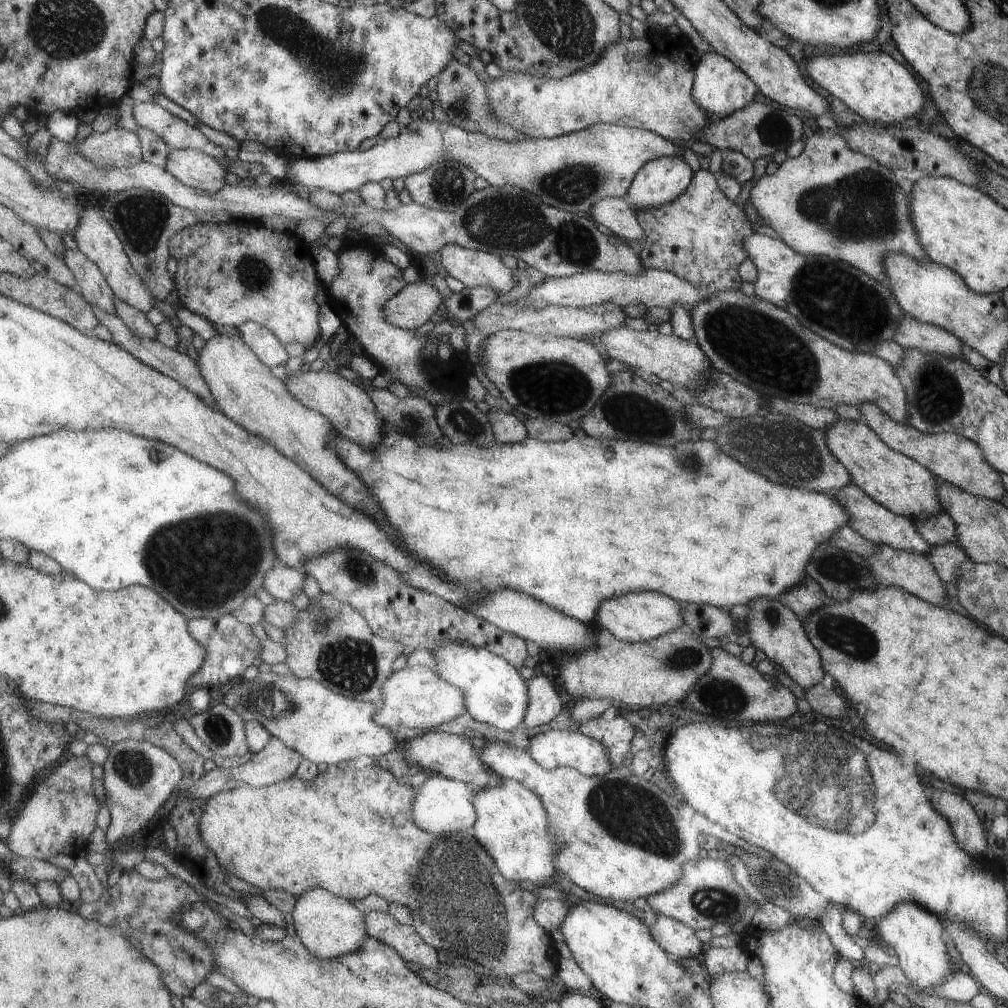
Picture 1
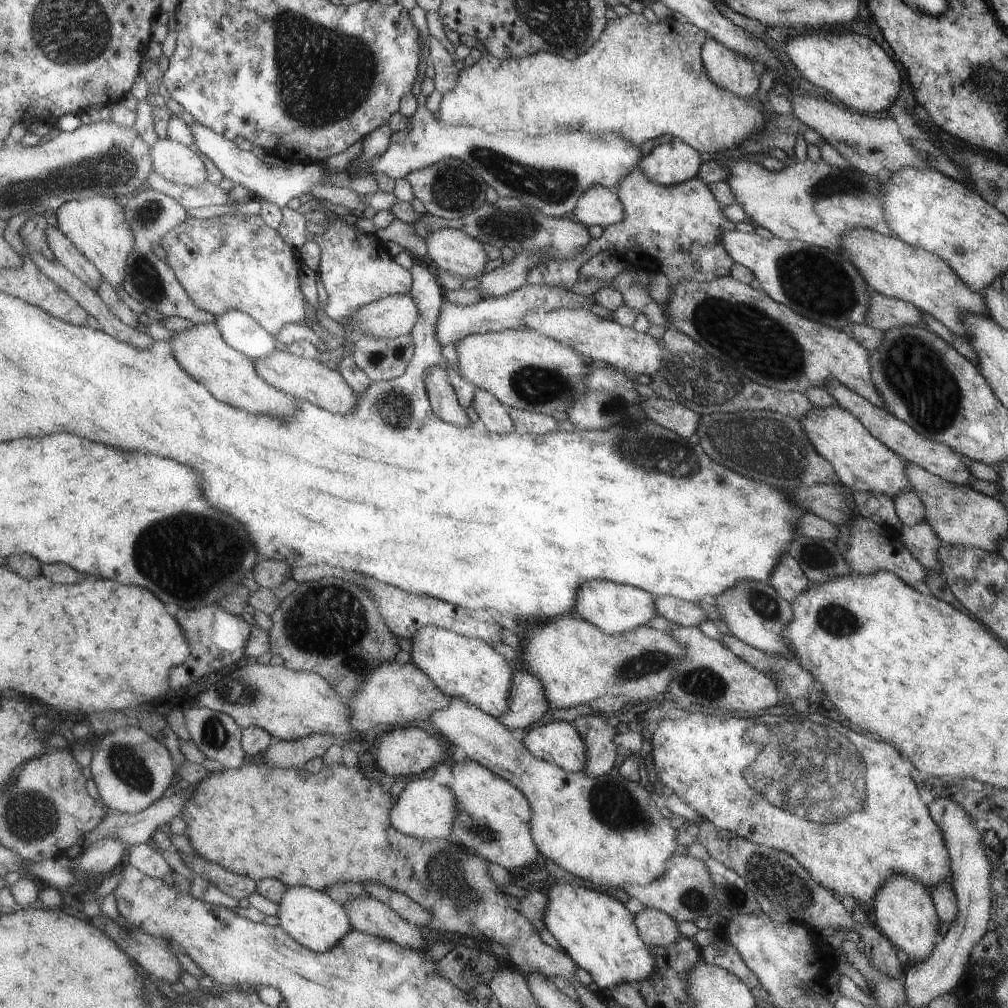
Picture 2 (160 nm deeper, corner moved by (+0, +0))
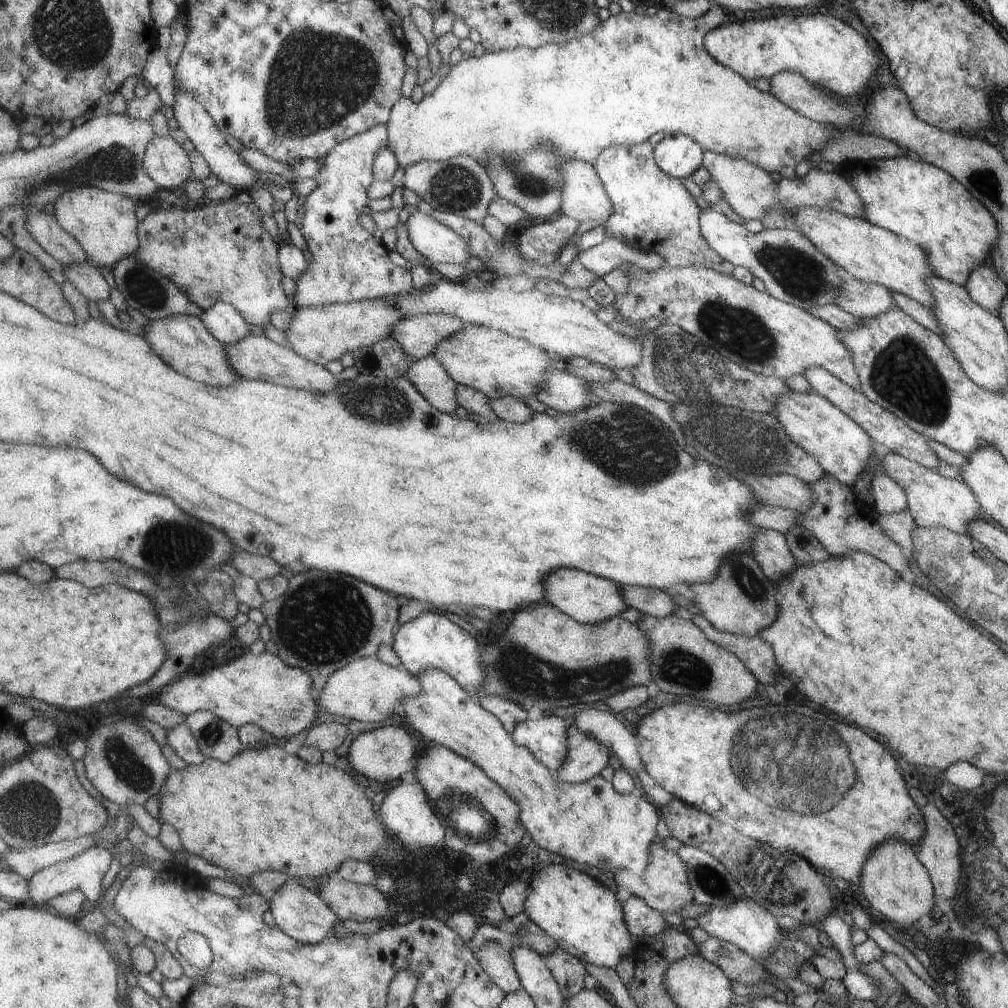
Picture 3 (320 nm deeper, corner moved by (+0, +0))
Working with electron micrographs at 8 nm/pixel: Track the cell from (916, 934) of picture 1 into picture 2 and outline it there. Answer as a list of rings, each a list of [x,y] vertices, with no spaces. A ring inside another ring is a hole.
[[[895,874],[885,878],[881,890],[873,900],[873,916],[877,929],[879,928],[879,932],[887,938],[895,950],[902,950],[906,954],[909,962],[927,960],[939,942],[938,917],[931,898],[923,884],[905,874]]]

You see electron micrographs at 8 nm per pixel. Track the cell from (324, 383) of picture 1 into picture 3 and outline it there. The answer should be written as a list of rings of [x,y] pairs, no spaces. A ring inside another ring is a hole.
[[[247,336],[245,340],[227,346],[227,358],[231,366],[249,380],[274,383],[279,386],[307,390],[315,394],[329,394],[341,386],[339,378],[333,372],[329,372],[323,364],[317,364],[301,354],[297,354],[291,347],[281,344],[263,336]]]

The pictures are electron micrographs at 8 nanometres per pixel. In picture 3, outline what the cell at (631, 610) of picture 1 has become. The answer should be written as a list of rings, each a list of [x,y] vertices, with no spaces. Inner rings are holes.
[[[561,568],[545,576],[544,602],[553,605],[581,624],[593,624],[614,617],[627,608],[620,597],[620,586],[616,583],[585,574],[581,570],[569,570],[569,568],[565,570]]]

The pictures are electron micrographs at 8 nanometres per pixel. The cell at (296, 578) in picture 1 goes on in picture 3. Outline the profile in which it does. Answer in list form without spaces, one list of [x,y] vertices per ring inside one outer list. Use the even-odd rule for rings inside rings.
[[[236,549],[230,556],[230,562],[239,573],[250,576],[257,582],[265,578],[273,578],[281,572],[281,565],[275,559],[265,555],[256,555],[243,549]]]

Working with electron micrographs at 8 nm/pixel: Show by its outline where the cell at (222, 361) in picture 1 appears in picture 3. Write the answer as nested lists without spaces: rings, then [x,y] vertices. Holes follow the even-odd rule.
[[[177,314],[163,320],[149,321],[144,327],[144,336],[153,344],[159,356],[173,366],[176,372],[181,372],[187,378],[199,382],[211,382],[213,386],[231,386],[244,377],[231,366],[227,358],[227,346],[217,340],[205,326],[202,318],[192,315]]]

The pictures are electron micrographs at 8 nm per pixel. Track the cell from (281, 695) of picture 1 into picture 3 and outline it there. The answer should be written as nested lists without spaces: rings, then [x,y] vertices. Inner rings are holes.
[[[249,651],[222,665],[201,666],[165,686],[160,694],[160,704],[187,716],[197,711],[209,711],[238,729],[253,723],[277,738],[288,739],[309,730],[313,720],[322,713],[316,701],[318,693],[314,692],[312,684],[312,676],[306,670],[287,664],[279,654]]]

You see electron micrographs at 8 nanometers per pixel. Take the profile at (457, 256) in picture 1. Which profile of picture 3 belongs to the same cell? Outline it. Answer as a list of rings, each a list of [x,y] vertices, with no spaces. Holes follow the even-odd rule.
[[[418,211],[411,216],[408,233],[414,249],[435,264],[465,266],[475,257],[471,242],[425,212]]]

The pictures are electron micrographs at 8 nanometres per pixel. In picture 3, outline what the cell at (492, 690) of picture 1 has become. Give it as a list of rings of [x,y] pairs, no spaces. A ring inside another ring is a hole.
[[[425,611],[418,617],[403,623],[397,627],[396,637],[392,648],[399,656],[402,666],[410,673],[419,676],[429,669],[444,670],[450,674],[465,690],[472,694],[475,700],[478,698],[480,688],[484,685],[484,669],[480,644],[473,636],[455,624],[451,618],[430,611]]]

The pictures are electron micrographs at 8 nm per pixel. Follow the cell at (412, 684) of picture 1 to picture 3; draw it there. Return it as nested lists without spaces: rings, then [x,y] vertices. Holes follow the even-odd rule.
[[[376,655],[360,658],[336,670],[327,681],[326,688],[317,692],[317,704],[322,713],[336,714],[365,722],[381,722],[390,714],[400,712],[402,700],[421,694],[423,685],[417,675],[402,665],[388,666]]]

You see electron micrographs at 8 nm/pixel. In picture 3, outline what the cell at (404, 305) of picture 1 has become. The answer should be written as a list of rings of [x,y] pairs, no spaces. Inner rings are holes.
[[[394,297],[311,308],[296,307],[293,314],[291,328],[287,330],[292,350],[323,365],[331,360],[341,361],[348,351],[355,352],[365,346],[374,346],[377,342],[390,337],[393,328],[401,324],[401,320],[405,318],[399,310],[399,304],[395,304]]]

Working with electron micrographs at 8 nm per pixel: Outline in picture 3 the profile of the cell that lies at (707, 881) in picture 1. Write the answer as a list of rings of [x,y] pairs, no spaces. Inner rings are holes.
[[[653,843],[648,846],[649,862],[639,874],[627,869],[615,869],[614,881],[617,886],[627,888],[631,895],[642,898],[653,910],[659,912],[678,912],[681,907],[691,903],[691,890],[686,877],[686,868],[681,859],[663,846]]]

